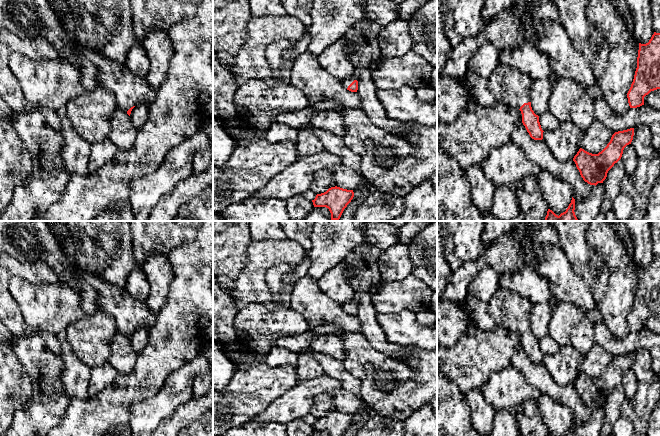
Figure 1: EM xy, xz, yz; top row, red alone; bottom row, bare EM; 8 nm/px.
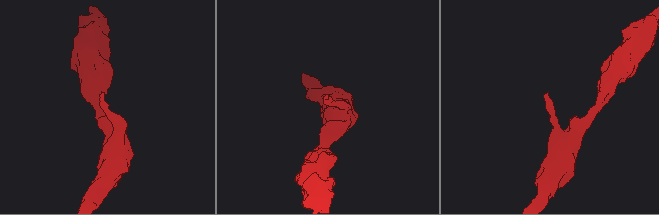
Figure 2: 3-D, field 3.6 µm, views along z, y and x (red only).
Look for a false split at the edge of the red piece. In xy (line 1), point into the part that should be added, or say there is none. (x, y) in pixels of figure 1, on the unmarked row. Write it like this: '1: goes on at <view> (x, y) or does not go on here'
1: goes on at xy (27, 241)

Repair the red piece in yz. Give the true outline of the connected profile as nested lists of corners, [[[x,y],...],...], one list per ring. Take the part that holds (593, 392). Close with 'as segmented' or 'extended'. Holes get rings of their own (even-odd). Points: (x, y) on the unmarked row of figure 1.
[[[634,352],[615,356],[607,370],[598,378],[592,378],[580,372],[573,385],[581,401],[590,409],[603,407],[608,395],[617,387],[624,372],[631,368]]]; as segmented

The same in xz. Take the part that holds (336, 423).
[[[335,410],[324,417],[317,418],[312,426],[314,431],[326,431],[330,436],[343,436],[353,421],[353,414]]]; as segmented

